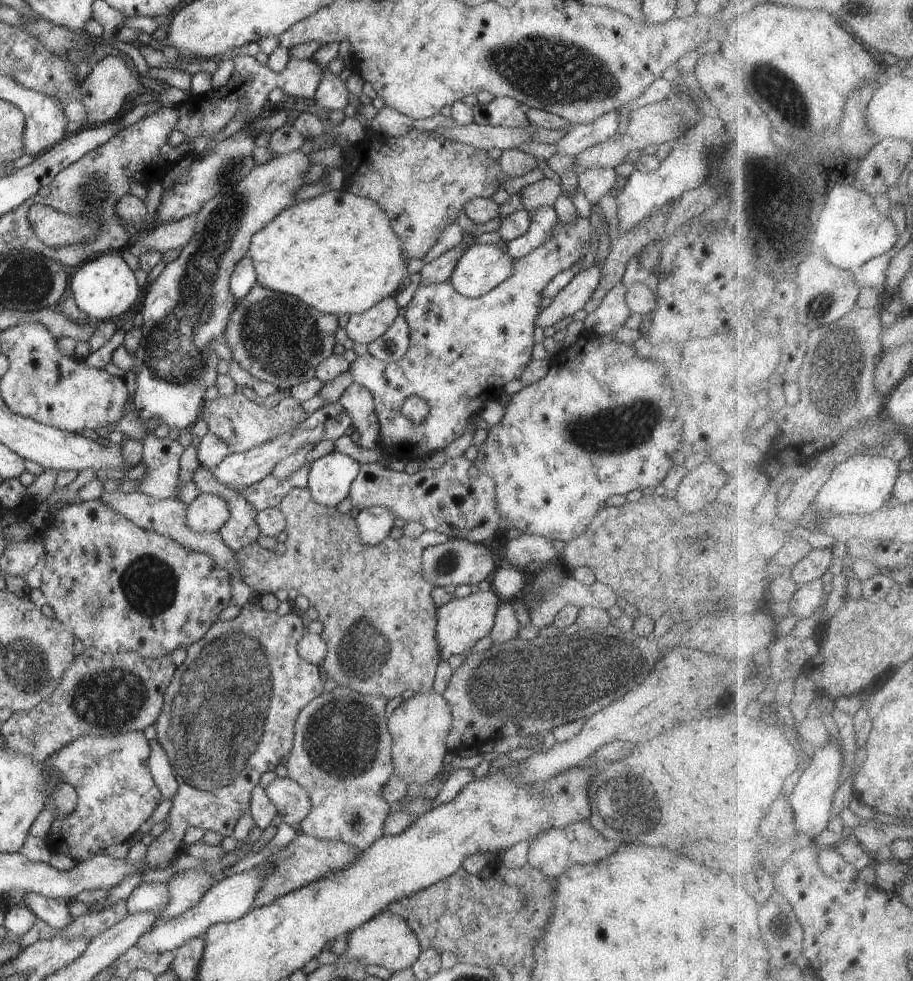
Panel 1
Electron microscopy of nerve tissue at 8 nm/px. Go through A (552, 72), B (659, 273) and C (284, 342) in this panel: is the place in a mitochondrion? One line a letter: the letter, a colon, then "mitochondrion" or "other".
A: mitochondrion
B: other
C: mitochondrion

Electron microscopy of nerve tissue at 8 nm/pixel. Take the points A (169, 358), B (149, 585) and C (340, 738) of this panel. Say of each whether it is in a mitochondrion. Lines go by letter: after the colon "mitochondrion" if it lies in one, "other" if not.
A: mitochondrion
B: mitochondrion
C: mitochondrion

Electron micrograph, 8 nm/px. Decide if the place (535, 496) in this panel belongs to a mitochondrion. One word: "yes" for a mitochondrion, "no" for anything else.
no

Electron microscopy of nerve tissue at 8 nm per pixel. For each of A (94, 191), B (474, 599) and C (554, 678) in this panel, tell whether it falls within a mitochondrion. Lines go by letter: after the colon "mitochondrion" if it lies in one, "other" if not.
A: mitochondrion
B: other
C: mitochondrion

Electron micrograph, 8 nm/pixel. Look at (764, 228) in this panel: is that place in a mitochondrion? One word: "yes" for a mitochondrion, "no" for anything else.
no

